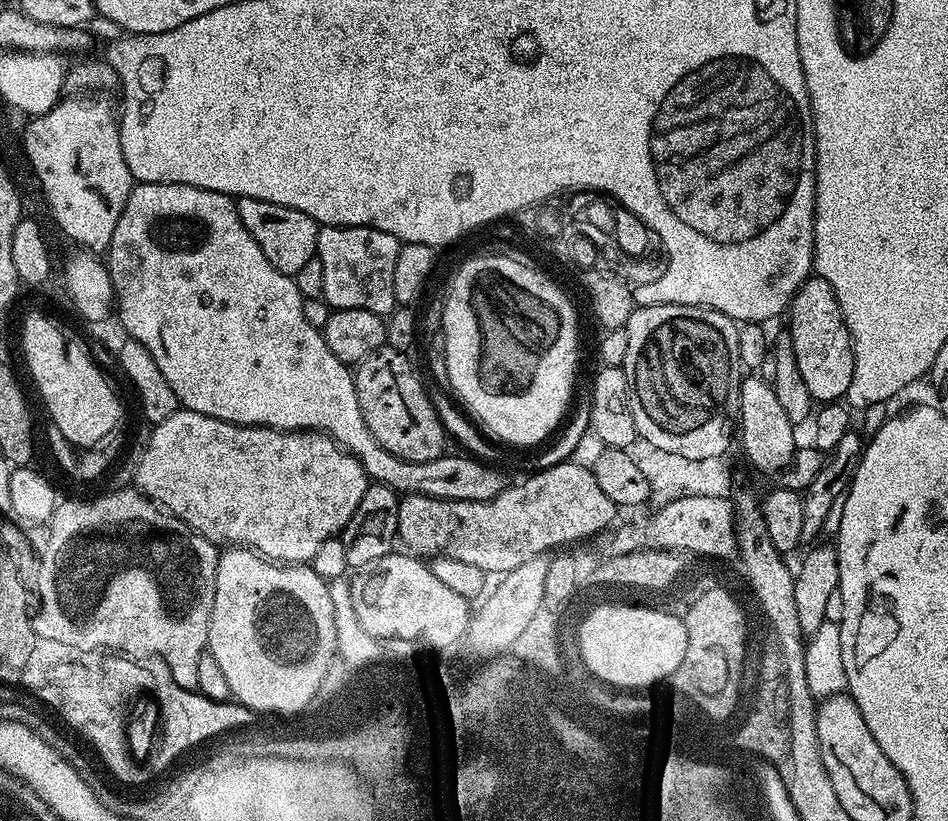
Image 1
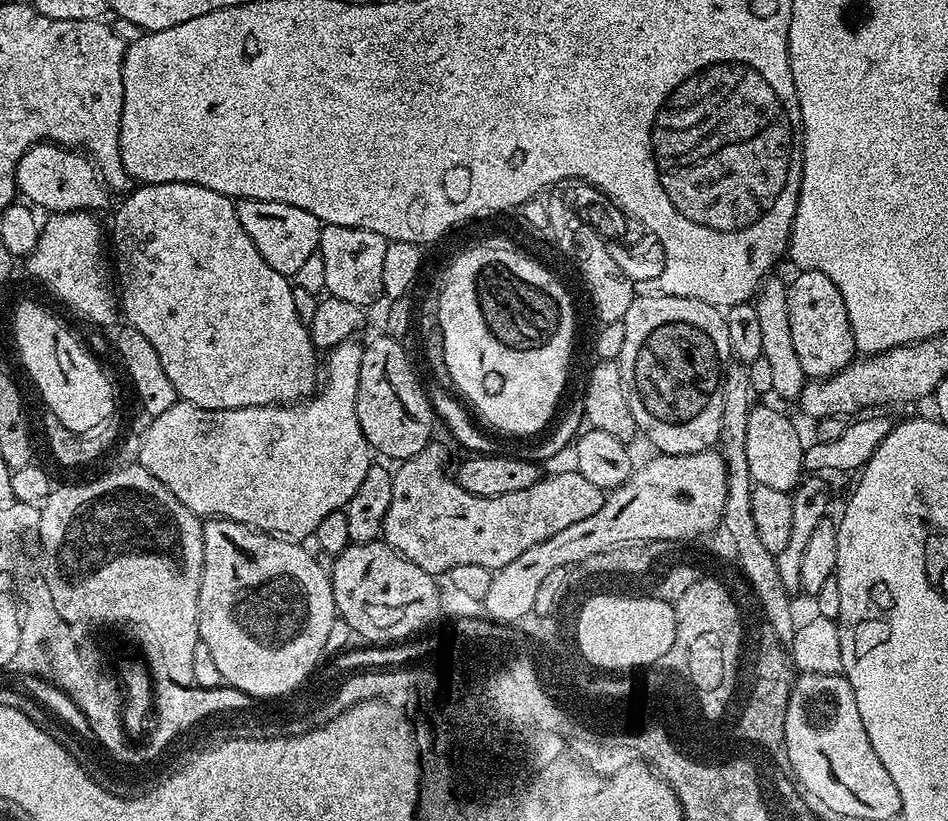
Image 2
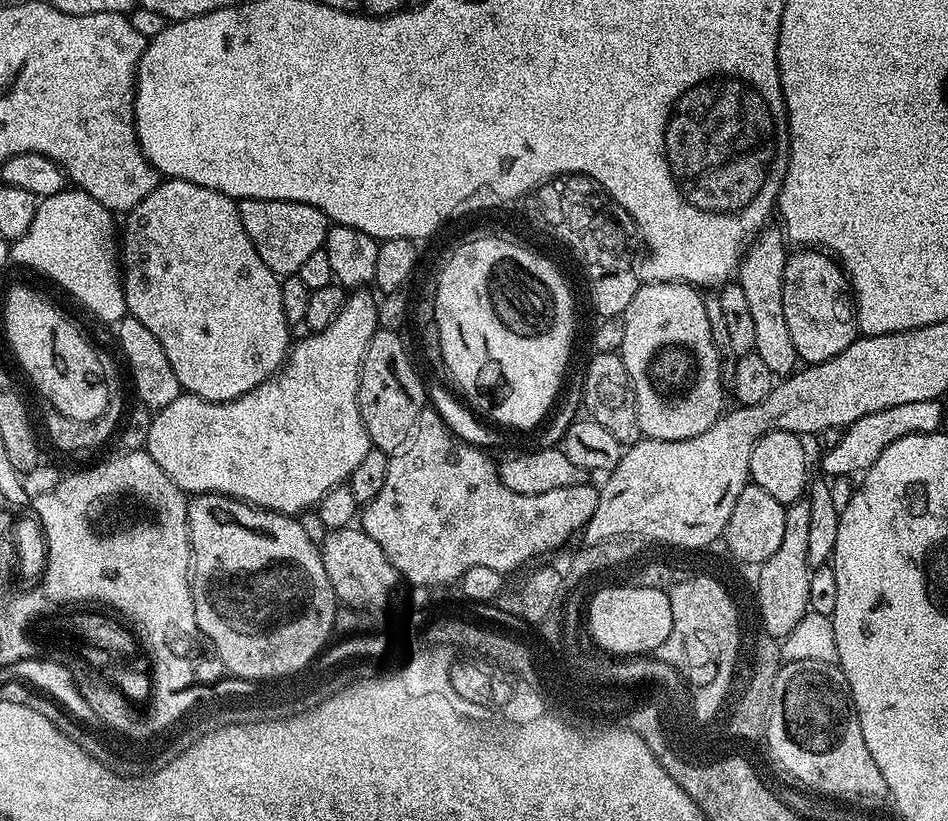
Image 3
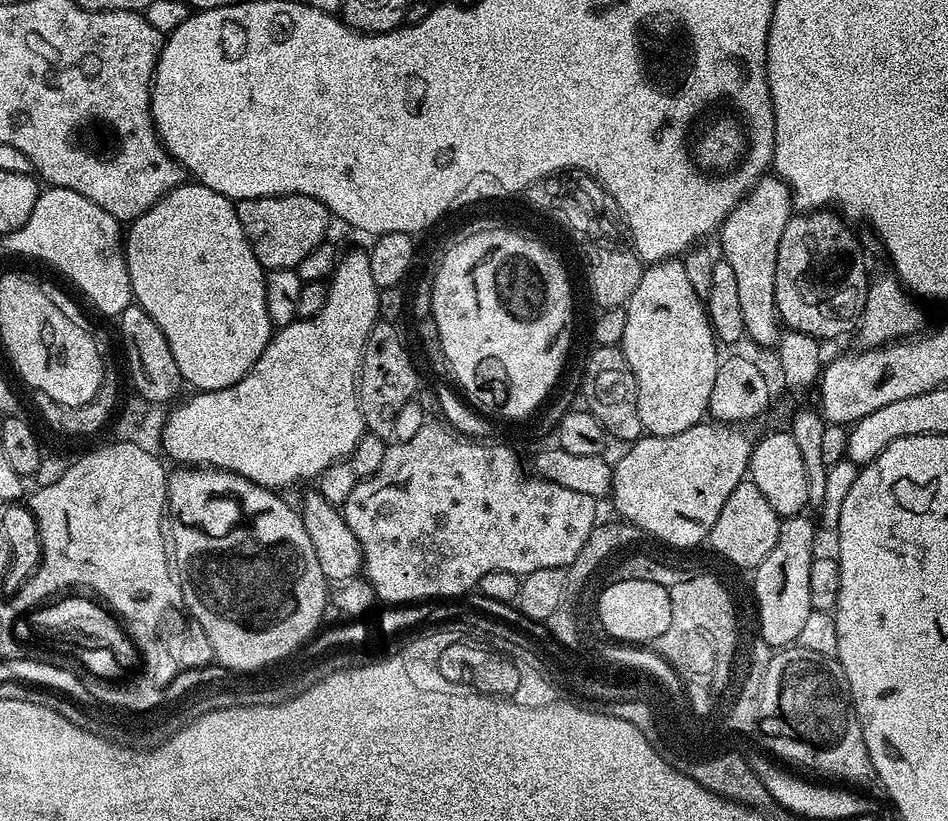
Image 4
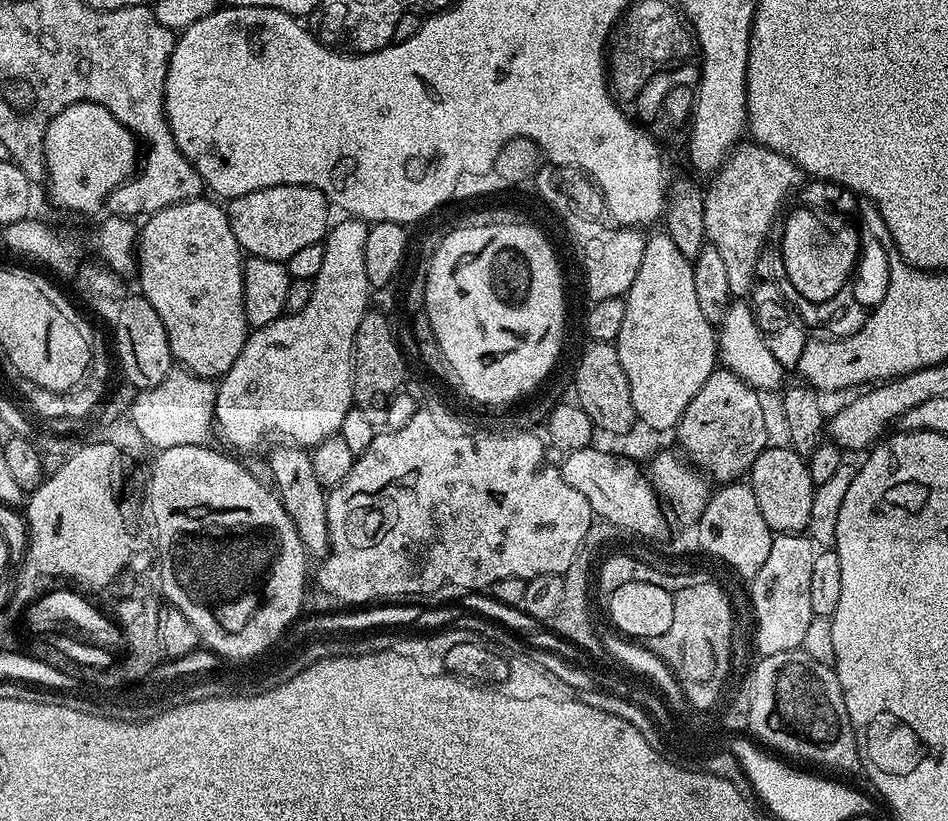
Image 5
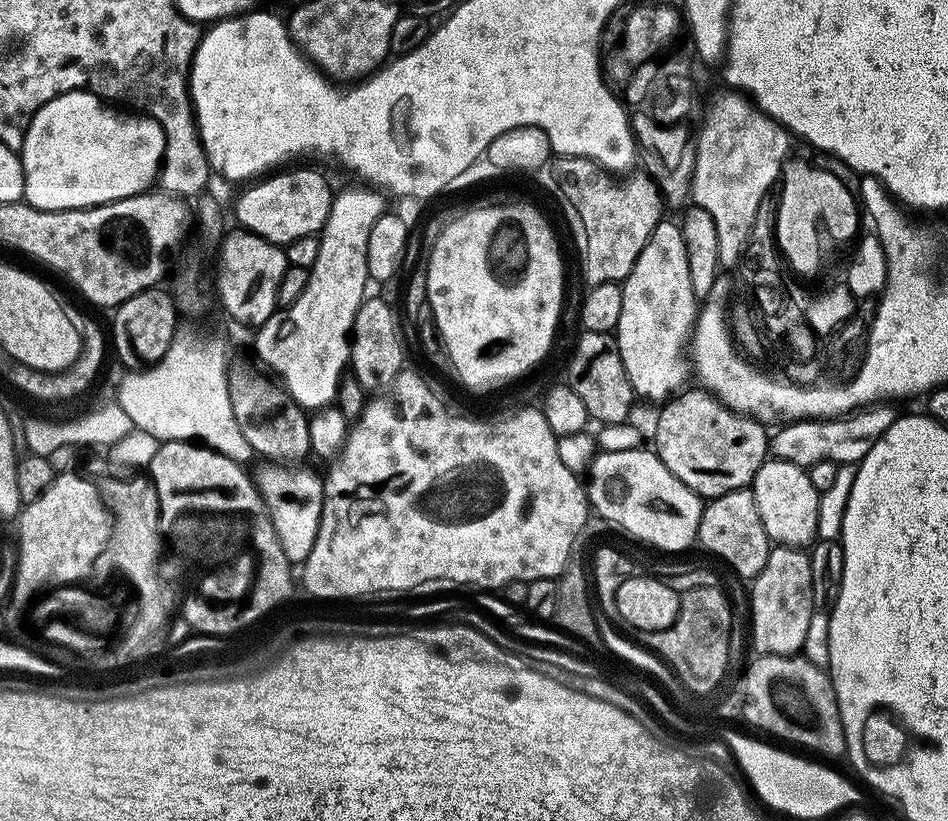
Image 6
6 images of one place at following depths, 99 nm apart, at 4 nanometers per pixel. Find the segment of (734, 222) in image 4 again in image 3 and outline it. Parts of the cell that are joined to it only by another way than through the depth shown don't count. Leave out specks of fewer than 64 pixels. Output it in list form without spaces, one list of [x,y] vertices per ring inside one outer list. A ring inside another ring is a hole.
[[[765,227],[744,253],[738,269],[738,282],[746,293],[746,303],[750,305],[750,314],[754,317],[754,351],[766,366],[770,366],[773,377],[783,378],[792,375],[798,368],[798,357],[794,342],[790,338],[790,329],[786,326],[786,314],[782,314],[782,282],[788,265],[789,253],[786,249],[786,237],[779,227]]]

